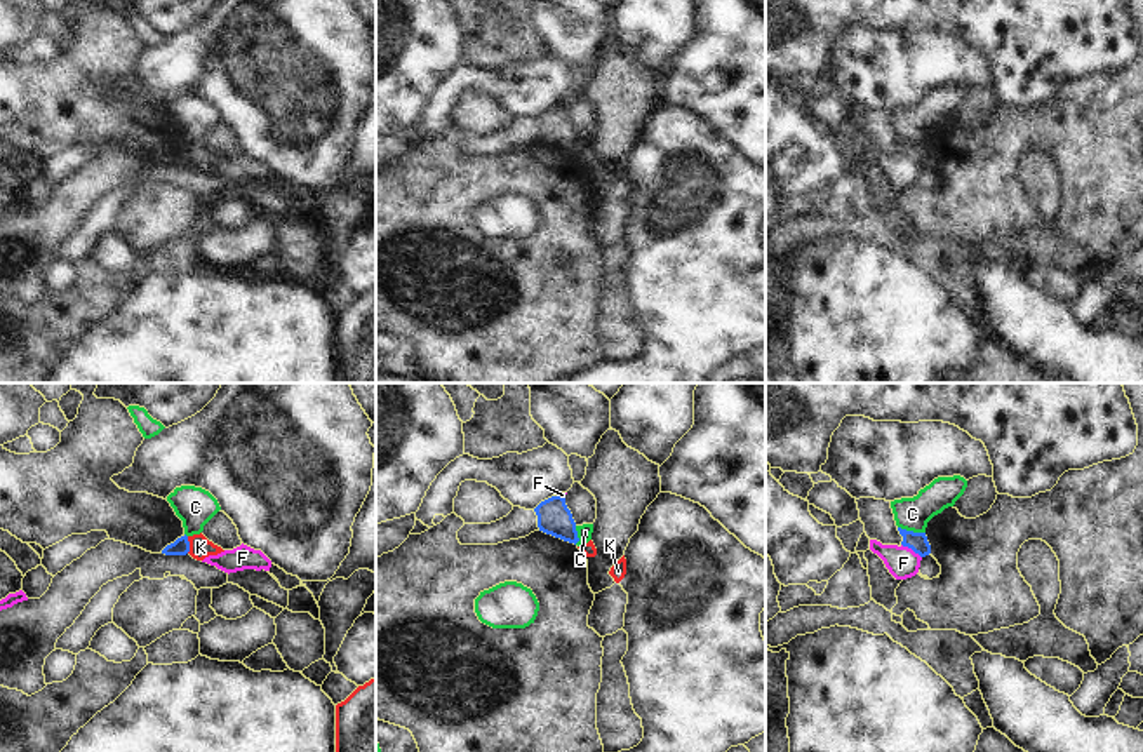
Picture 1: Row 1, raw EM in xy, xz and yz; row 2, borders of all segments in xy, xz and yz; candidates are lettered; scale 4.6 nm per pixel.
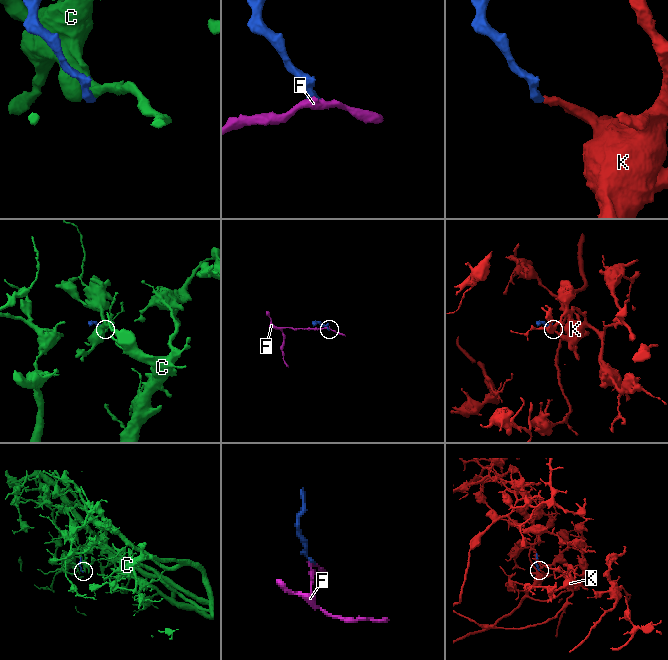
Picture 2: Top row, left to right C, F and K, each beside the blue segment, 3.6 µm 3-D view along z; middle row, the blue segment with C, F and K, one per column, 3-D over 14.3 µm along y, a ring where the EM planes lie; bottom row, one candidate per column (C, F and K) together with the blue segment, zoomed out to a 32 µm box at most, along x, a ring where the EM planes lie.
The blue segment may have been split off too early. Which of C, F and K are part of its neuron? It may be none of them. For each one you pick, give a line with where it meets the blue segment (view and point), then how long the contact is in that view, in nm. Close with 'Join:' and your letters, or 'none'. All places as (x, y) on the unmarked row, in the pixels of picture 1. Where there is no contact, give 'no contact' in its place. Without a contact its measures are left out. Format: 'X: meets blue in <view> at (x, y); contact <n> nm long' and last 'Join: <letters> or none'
Join: none

